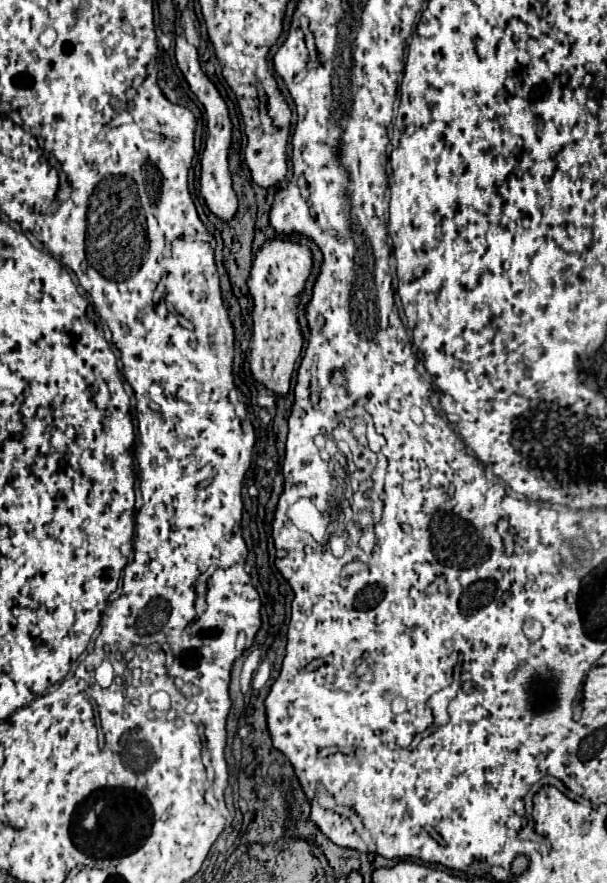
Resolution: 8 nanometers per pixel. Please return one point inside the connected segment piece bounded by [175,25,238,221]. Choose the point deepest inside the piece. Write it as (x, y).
(215, 185)

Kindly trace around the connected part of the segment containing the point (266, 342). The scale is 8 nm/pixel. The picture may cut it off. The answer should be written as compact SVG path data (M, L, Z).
M274 239L266 243L254 257L248 287L254 299L252 309L252 351L250 351L250 373L266 389L276 395L286 395L294 363L302 351L302 335L296 313L296 297L304 289L304 281L310 275L312 253L306 245Z

